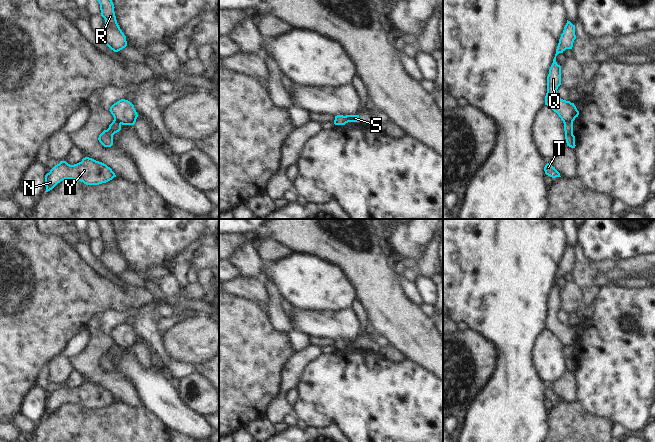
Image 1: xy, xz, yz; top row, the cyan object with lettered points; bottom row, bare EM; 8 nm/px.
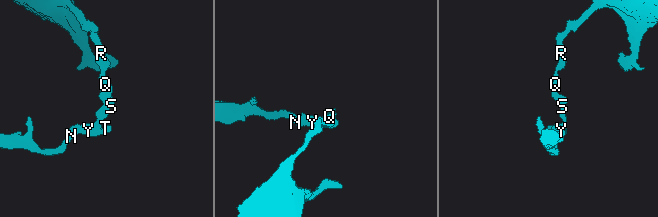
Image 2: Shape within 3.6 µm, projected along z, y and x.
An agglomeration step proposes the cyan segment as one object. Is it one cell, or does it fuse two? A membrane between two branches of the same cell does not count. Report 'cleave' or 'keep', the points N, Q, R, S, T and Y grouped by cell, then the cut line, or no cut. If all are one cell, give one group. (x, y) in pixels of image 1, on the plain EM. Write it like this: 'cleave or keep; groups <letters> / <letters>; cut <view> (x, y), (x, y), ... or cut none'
cleave; groups N T Y / Q R S; cut yz (572, 345), (564, 347)

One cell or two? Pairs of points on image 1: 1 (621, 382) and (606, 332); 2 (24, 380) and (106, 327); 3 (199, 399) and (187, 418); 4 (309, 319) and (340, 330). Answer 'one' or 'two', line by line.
1: one
2: two
3: two
4: one

